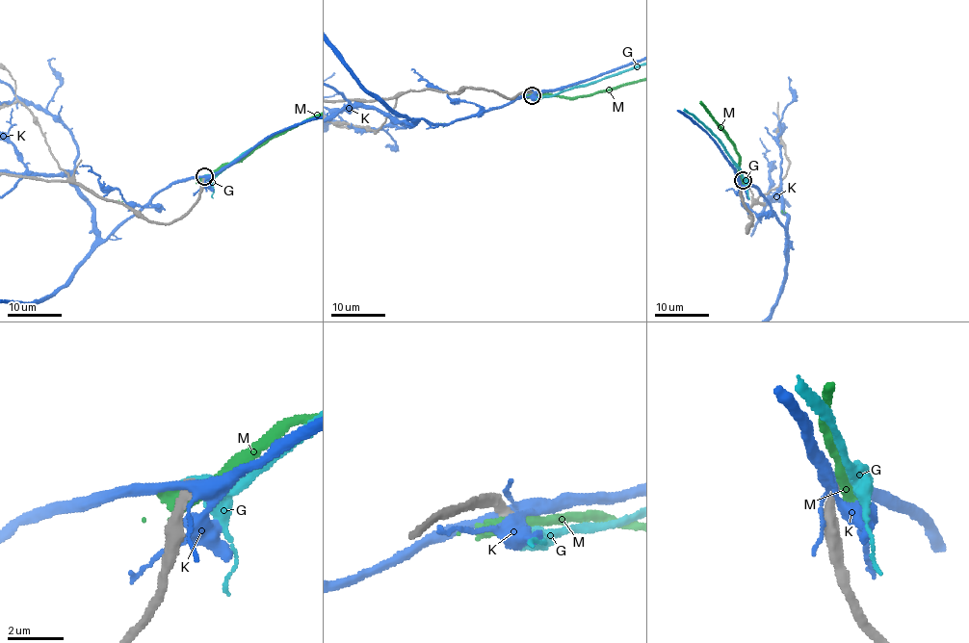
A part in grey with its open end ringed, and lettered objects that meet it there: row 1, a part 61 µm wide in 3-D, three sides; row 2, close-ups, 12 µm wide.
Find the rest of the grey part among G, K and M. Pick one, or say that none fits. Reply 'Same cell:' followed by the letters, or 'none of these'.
Same cell: G

